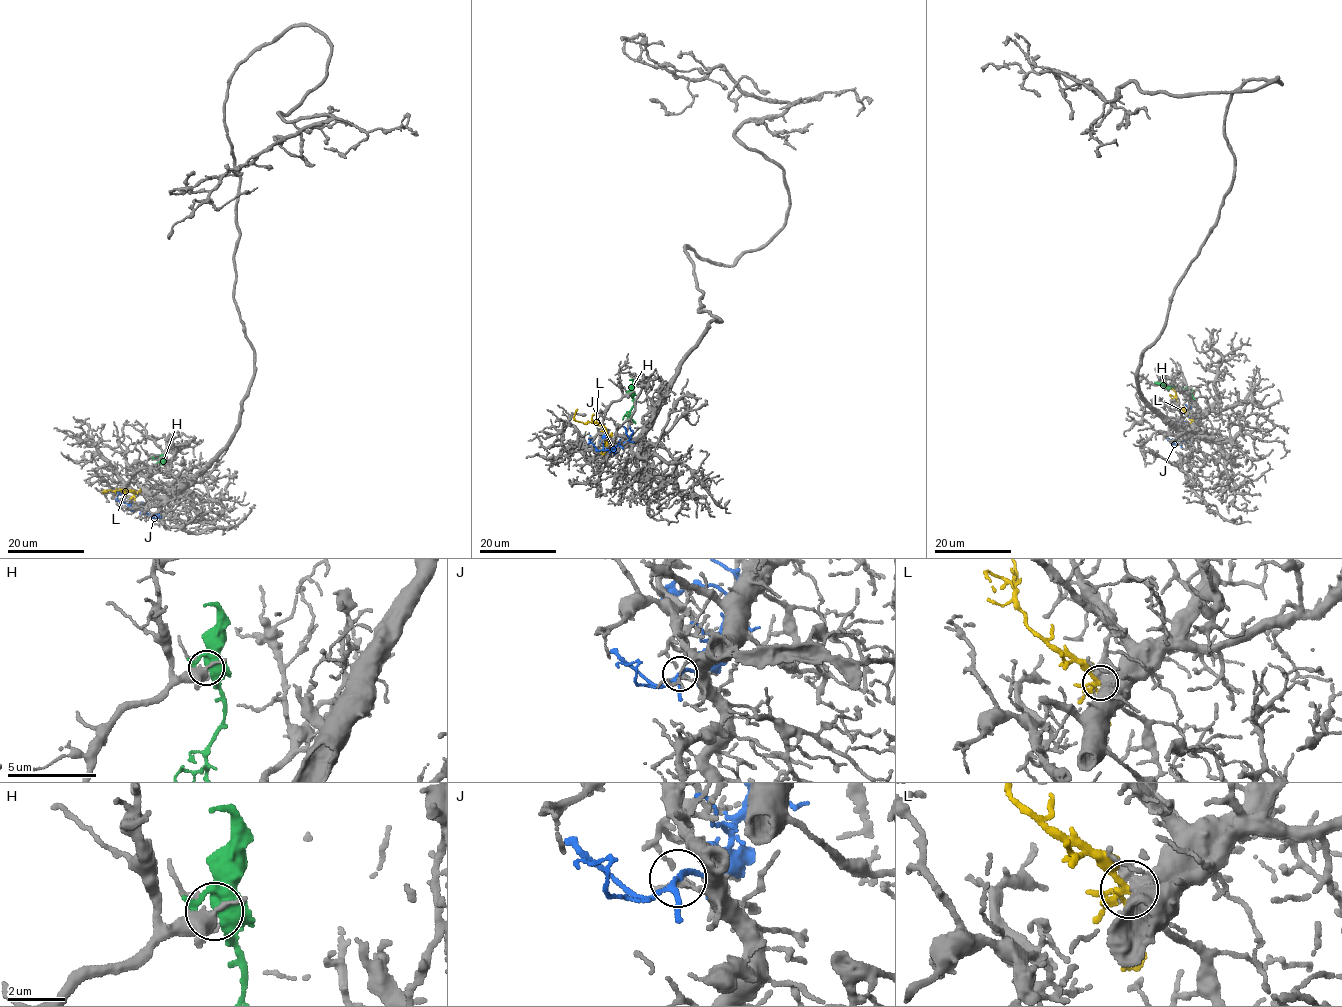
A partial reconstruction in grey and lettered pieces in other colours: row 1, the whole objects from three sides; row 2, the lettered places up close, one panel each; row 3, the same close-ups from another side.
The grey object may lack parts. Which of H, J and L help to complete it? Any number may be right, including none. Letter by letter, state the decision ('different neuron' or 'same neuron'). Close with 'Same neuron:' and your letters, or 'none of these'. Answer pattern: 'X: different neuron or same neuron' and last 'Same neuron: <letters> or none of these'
H: different neuron
J: different neuron
L: same neuron
Same neuron: L

